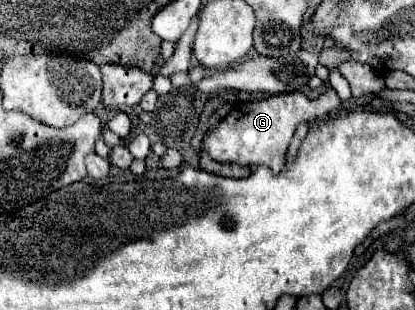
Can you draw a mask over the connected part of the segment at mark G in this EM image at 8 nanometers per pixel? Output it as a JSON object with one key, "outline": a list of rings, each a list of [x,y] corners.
{"outline":[[[327,88],[319,98],[307,98],[303,92],[285,92],[257,102],[239,102],[221,124],[207,136],[205,148],[217,162],[235,162],[241,166],[269,166],[275,174],[283,170],[285,152],[301,122],[321,118],[333,108],[339,108],[341,100],[333,88]]]}

